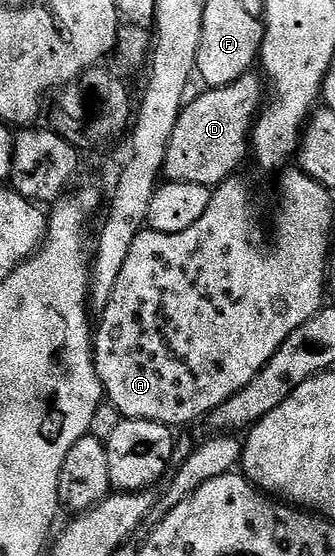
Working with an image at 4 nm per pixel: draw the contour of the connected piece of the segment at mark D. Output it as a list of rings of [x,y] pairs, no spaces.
[[[252,72],[228,86],[204,89],[204,94],[192,97],[184,105],[163,165],[163,174],[170,181],[214,188],[238,171],[235,169],[242,164],[243,157],[248,157],[253,123],[265,102],[258,77],[258,73]]]

